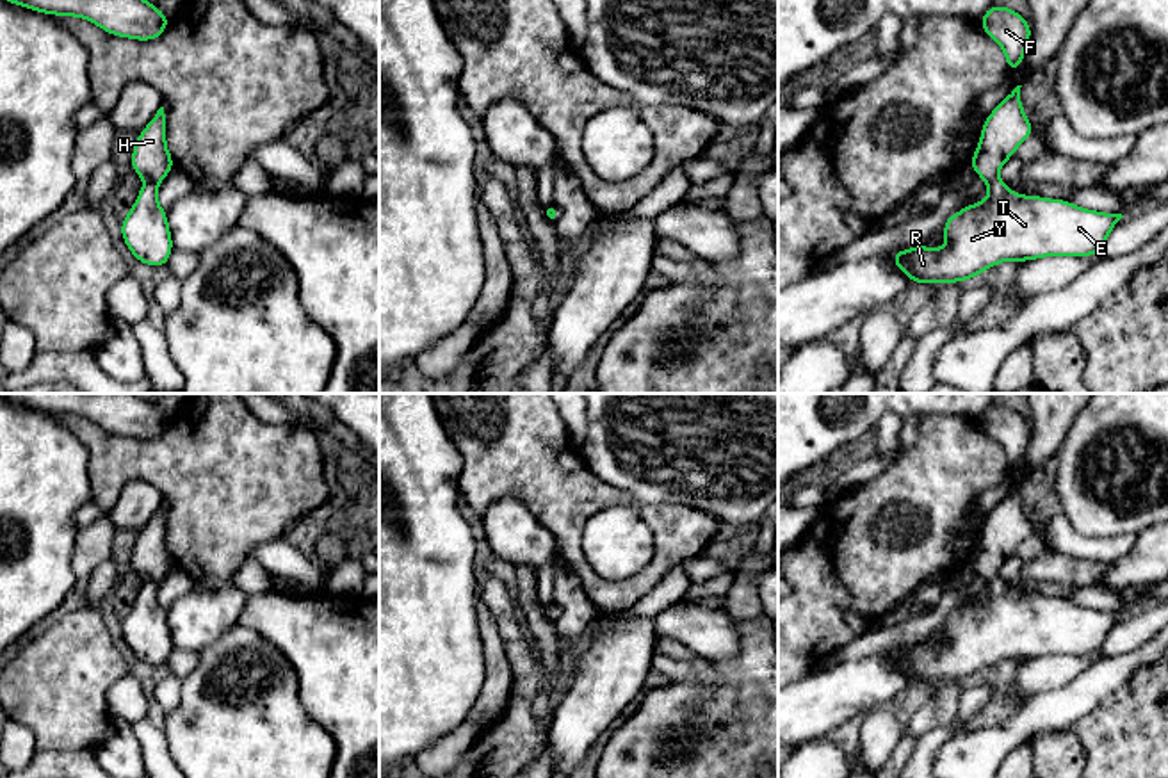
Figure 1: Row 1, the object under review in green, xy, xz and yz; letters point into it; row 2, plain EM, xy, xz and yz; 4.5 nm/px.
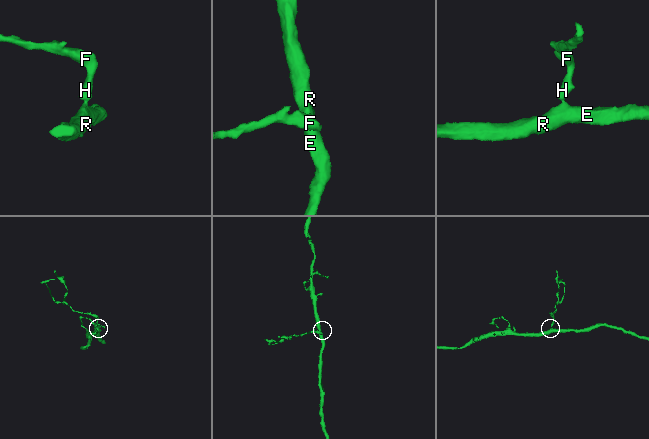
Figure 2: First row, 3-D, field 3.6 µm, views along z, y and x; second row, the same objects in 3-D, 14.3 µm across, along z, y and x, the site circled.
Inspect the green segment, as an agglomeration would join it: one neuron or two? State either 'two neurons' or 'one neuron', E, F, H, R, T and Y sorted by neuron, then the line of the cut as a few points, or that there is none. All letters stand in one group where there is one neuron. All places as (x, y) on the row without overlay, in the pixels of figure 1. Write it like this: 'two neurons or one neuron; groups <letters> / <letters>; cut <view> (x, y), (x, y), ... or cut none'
one neuron; groups E F H R T Y; cut none

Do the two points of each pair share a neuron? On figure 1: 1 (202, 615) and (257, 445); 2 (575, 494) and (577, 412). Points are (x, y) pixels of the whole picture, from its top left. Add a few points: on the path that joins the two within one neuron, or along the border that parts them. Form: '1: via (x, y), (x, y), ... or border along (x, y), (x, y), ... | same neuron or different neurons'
1: border along (232, 584), (194, 590) | different neurons
2: border along (558, 412), (577, 449) | different neurons

